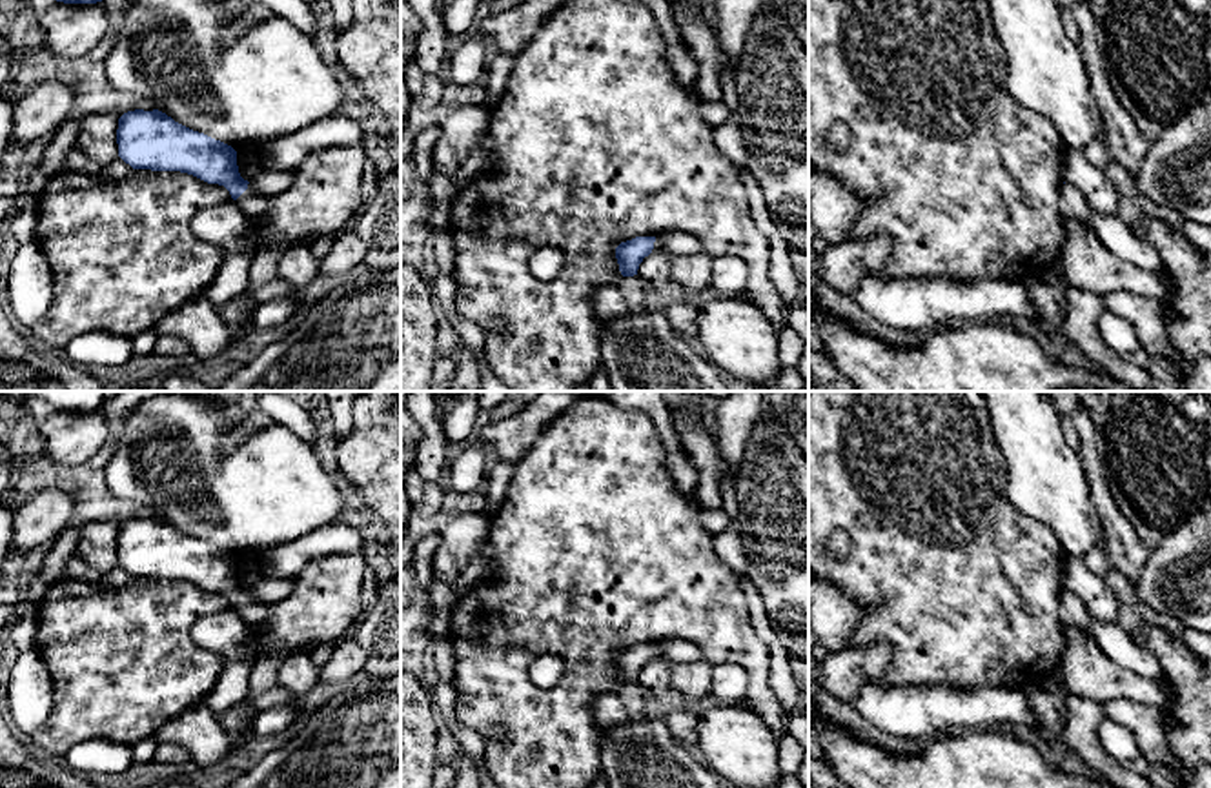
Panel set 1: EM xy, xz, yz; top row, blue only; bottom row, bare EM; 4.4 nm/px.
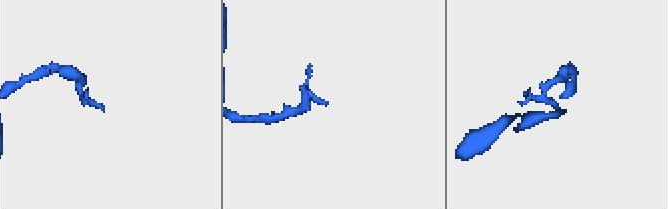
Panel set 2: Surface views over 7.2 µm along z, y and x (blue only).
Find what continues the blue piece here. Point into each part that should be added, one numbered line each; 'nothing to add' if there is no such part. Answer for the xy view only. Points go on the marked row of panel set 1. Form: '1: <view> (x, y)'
1: xy (252, 202)

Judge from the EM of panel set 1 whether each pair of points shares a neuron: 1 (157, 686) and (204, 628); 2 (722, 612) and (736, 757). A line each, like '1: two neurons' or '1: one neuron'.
1: two neurons
2: two neurons

